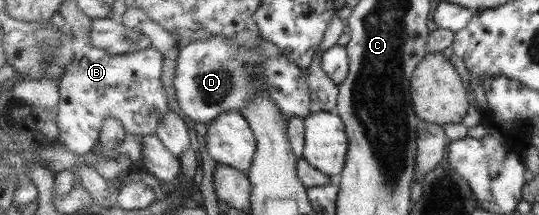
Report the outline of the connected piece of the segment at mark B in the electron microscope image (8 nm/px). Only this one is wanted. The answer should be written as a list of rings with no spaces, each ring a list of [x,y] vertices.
[[[87,44],[77,50],[71,67],[62,76],[60,86],[60,103],[57,108],[60,135],[67,149],[76,154],[87,154],[98,144],[100,132],[106,118],[115,117],[122,122],[129,135],[155,135],[161,121],[170,113],[169,96],[161,80],[163,72],[163,54],[154,47],[128,52],[111,54],[106,50]]]

